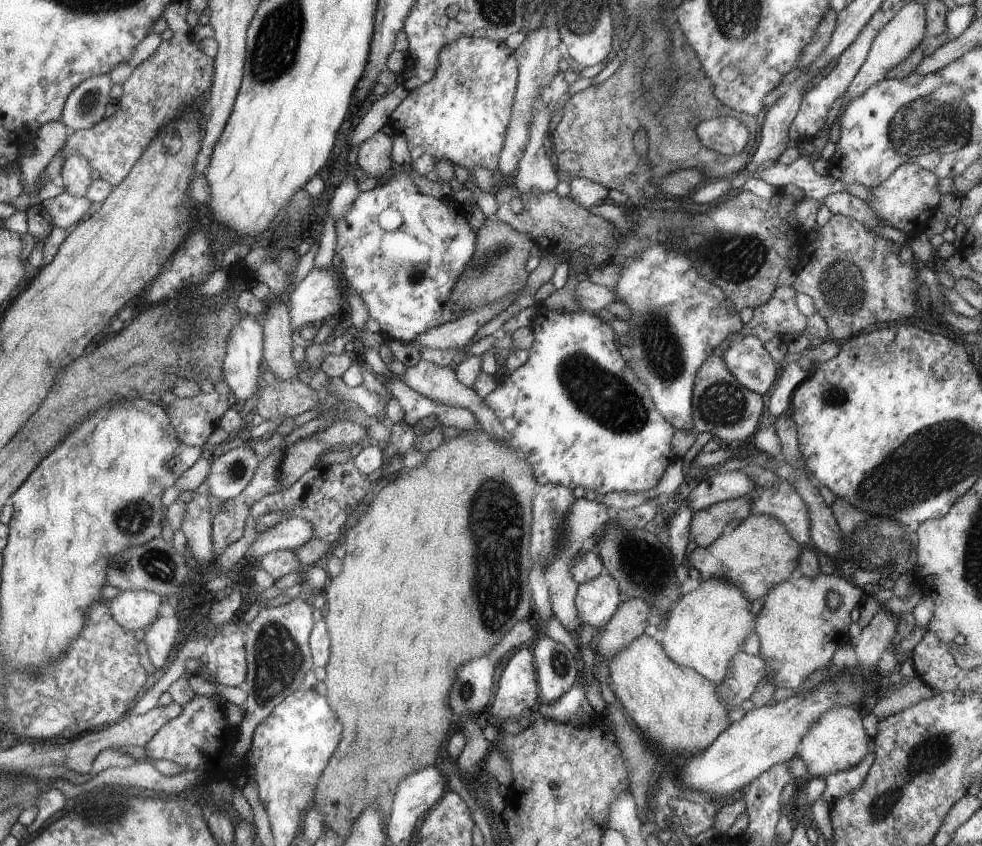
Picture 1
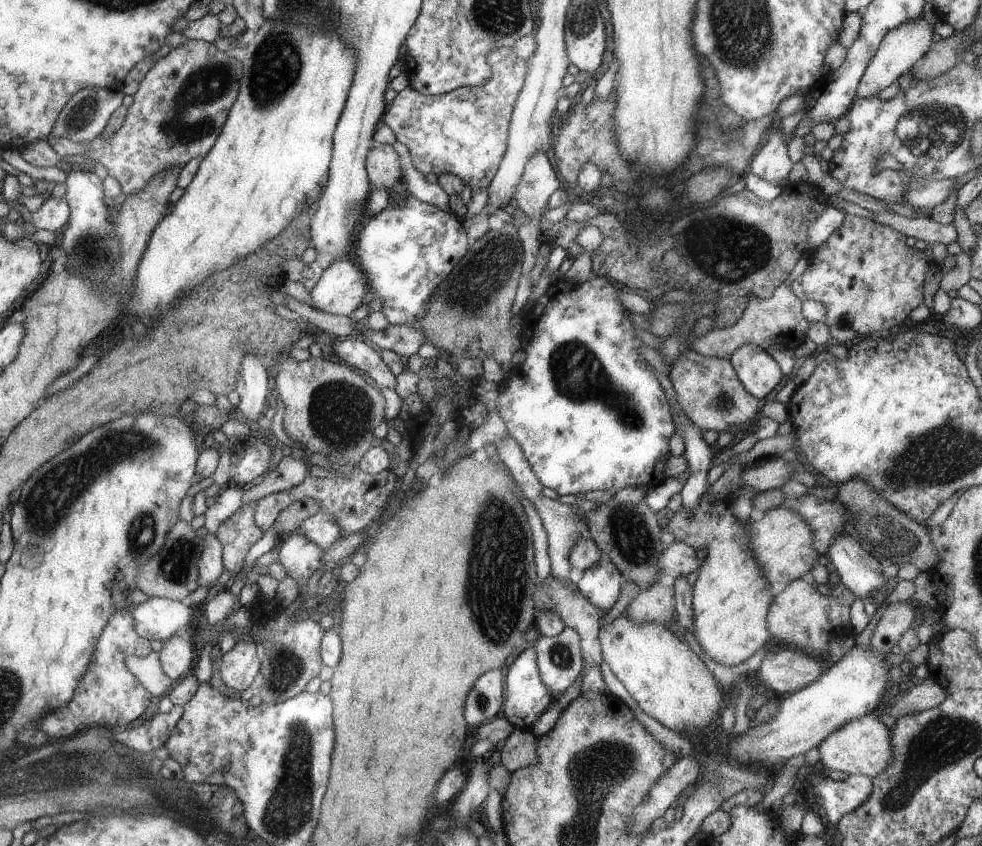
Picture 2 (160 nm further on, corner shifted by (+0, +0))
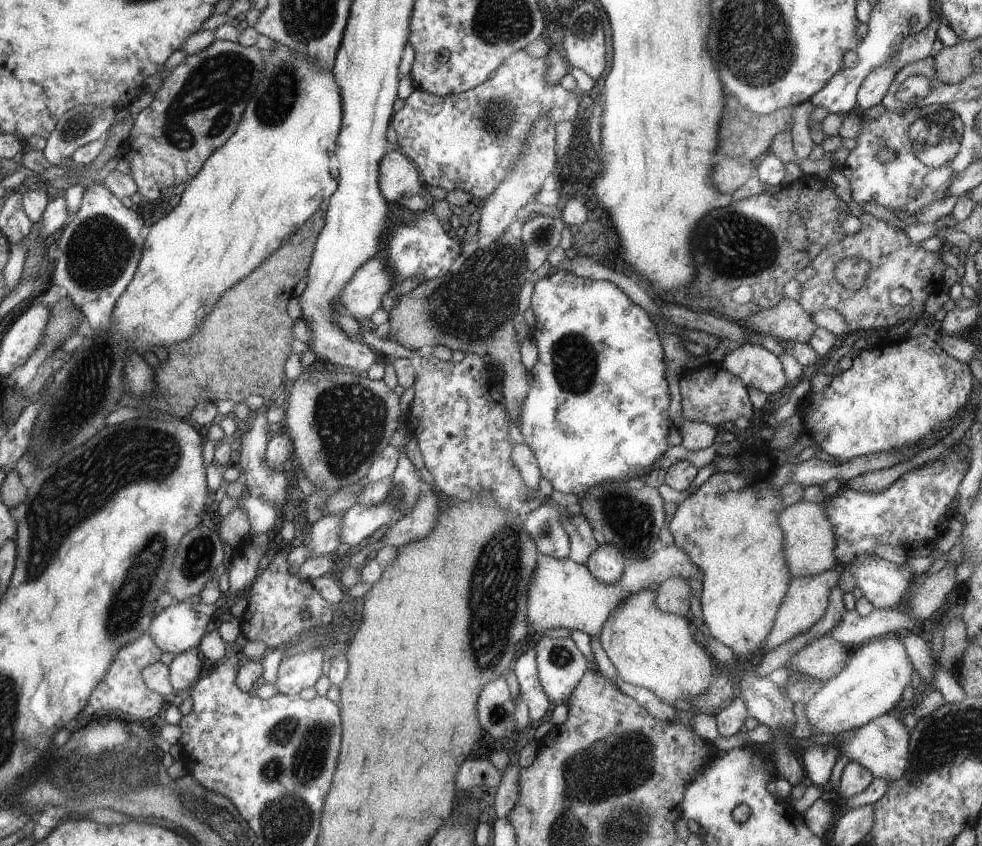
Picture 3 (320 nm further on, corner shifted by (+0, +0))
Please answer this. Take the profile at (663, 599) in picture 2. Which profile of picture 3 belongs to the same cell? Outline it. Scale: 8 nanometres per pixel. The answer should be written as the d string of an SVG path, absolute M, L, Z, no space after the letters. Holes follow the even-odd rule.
M670 577L656 590L658 608L665 613L674 613L681 617L691 618L690 598L693 594L688 585L690 579Z

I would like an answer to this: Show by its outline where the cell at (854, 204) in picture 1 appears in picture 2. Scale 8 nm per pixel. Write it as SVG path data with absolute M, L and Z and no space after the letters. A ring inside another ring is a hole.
M875 213L877 223L894 228L895 231L901 232L906 236L924 240L928 244L952 244L956 241L956 227L953 224L938 224L935 220L928 217L920 217L917 219L909 219L905 216L893 213Z

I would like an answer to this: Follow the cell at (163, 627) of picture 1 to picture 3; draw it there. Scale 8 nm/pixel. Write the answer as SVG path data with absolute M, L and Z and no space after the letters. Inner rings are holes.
M197 648L177 654L169 665L169 681L176 694L182 695L182 690L191 690L193 684L201 677L200 672L202 658Z

